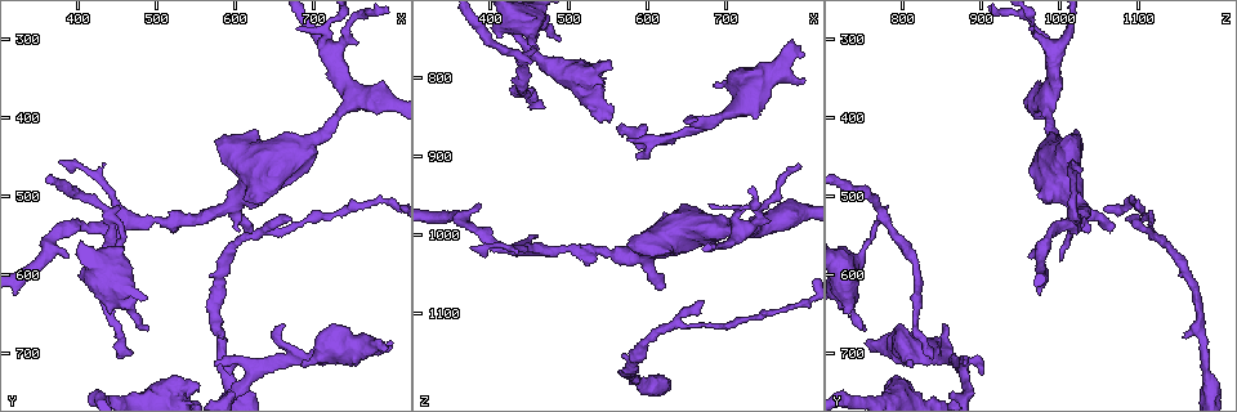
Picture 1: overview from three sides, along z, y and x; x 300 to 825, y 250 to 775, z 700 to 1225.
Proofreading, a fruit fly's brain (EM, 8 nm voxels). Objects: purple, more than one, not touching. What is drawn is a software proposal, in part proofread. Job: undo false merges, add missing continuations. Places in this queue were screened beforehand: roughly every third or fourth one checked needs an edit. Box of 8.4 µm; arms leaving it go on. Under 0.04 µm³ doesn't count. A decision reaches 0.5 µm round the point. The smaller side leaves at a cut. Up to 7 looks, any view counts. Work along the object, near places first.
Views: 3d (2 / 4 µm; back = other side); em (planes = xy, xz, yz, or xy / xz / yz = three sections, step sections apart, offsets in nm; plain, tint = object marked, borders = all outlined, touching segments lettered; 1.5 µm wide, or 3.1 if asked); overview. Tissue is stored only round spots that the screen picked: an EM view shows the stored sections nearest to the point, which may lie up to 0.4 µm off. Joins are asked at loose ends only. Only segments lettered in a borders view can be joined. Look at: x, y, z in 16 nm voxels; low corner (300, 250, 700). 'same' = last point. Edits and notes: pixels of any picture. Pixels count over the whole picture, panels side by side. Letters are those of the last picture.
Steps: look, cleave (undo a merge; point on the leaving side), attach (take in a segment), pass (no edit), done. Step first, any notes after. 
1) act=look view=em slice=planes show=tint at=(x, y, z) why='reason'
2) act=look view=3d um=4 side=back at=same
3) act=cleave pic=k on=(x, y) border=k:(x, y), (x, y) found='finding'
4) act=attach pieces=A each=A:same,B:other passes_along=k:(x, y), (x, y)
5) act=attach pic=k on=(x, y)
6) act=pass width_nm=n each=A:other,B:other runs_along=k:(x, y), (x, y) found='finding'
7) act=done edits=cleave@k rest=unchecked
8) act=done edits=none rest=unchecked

act=look view=3d um=2 at=(440, 525, 775) why='arms part here'

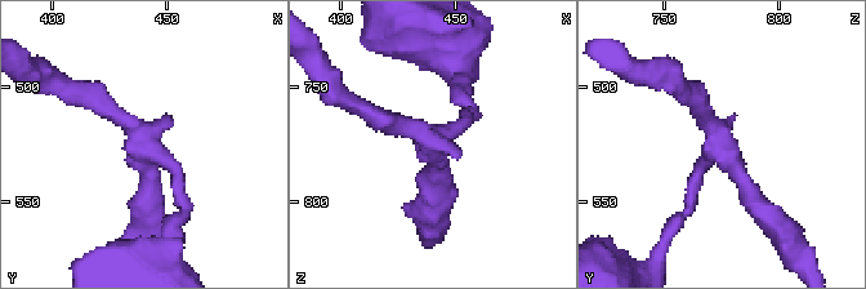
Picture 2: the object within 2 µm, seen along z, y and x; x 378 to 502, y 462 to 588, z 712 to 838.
act=look view=em slice=planes show=borders at=(442, 528, 773) arms=3 why='now the EM'

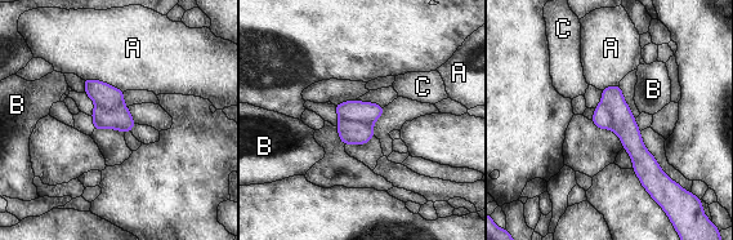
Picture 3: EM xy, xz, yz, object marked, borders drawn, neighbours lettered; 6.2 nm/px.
act=cleave pic=3 on=(358, 133) longest_contact=A:300nm each=A:other,B:other,C:other border=3:(340, 118), (371, 124) found='a second cell is stuck on'

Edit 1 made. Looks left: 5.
act=look view=overview

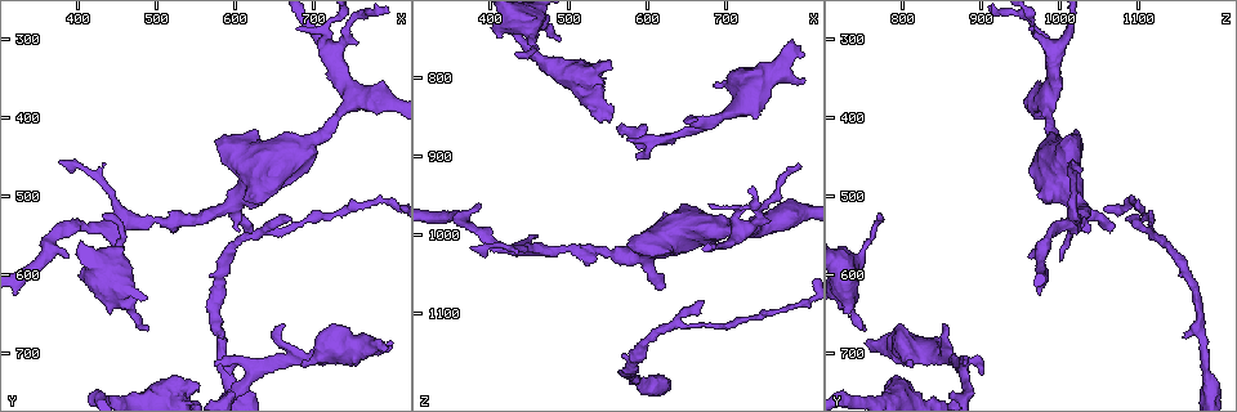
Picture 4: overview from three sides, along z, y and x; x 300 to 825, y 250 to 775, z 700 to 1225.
act=look view=3d um=2 at=(585, 720, 905) why='an open end'

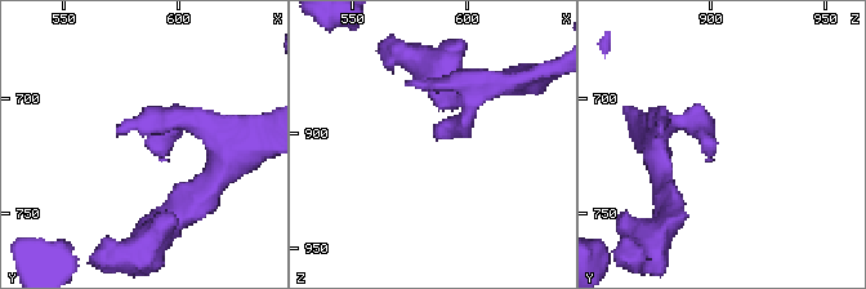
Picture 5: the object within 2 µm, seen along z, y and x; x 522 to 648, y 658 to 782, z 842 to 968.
act=look view=em slice=planes show=borders at=(587, 723, 902) why='shape alone is not enough'

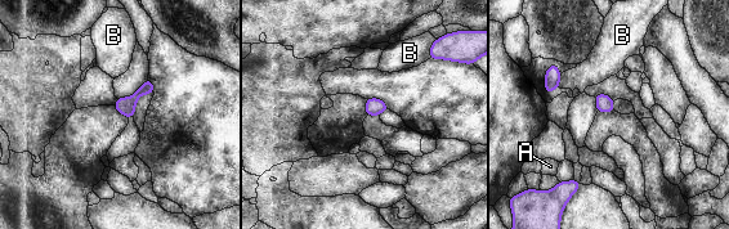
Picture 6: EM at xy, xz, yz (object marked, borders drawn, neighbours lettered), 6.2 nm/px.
act=pass each=A:other,B:other border=6:(562, 75), (558, 86) found='no lettered segment goes on from it'

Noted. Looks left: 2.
act=done edits=cleave@3 rest=unchecked

